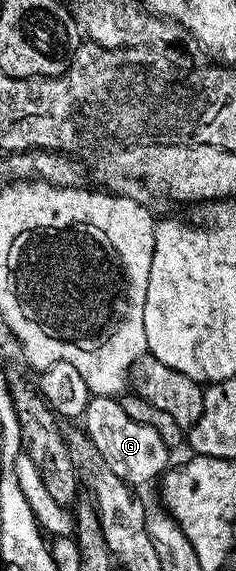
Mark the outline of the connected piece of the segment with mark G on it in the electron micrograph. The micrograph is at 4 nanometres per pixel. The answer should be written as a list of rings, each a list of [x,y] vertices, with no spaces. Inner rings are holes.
[[[89,397],[82,419],[82,429],[90,436],[94,448],[98,448],[98,456],[106,460],[106,468],[110,468],[114,476],[133,488],[141,488],[147,482],[155,483],[169,469],[170,447],[154,428],[150,428],[150,424],[138,424],[138,420],[130,420],[115,397],[100,397],[104,398]]]

